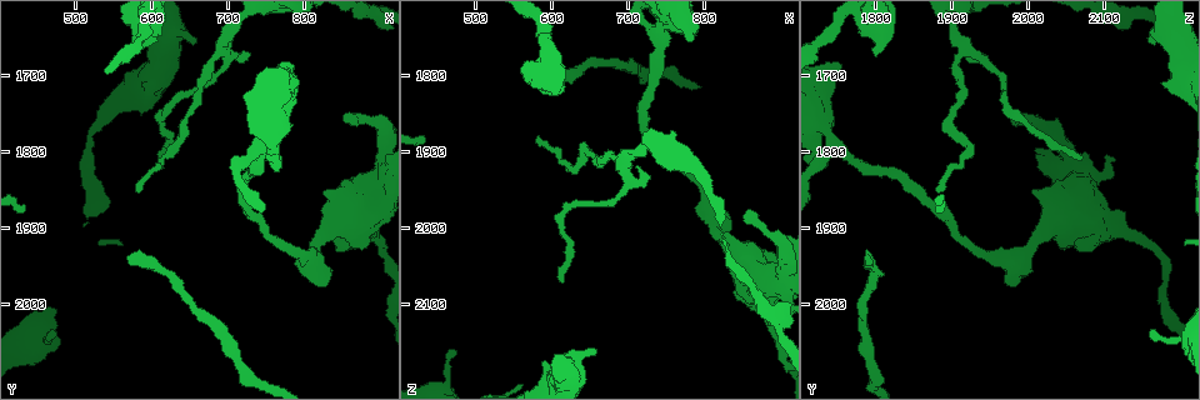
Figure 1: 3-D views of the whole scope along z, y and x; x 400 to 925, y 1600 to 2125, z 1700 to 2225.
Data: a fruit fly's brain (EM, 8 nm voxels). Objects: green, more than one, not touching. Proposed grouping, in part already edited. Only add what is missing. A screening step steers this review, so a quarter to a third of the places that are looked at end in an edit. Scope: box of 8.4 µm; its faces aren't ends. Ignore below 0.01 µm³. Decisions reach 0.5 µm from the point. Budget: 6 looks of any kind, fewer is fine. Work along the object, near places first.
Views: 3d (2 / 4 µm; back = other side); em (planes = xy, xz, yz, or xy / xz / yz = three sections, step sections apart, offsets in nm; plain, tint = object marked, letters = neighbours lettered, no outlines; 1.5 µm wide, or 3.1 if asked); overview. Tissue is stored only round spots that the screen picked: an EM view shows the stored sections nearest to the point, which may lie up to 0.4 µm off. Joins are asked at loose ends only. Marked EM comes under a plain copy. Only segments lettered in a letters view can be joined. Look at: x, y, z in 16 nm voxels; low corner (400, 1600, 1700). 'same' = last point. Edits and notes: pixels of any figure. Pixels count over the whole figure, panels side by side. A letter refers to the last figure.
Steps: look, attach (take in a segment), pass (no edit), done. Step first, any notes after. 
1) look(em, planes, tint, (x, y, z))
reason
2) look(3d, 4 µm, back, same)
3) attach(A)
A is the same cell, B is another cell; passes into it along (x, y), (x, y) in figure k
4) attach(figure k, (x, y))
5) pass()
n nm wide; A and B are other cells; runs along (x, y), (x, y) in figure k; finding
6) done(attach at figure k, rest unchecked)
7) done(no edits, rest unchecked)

look(em, planes, letters, (570, 1935, 1790))
end of a long branch

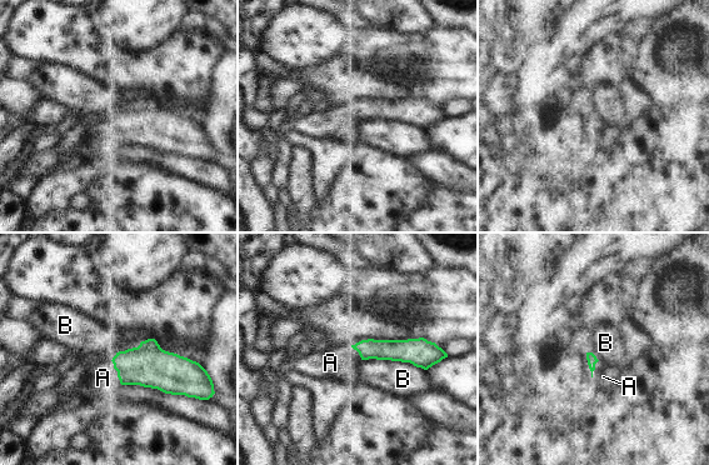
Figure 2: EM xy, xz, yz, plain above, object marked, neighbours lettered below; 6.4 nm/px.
attach(A)
A is the same cell, B is another cell; it goes on there

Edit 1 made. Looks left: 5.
look(3d, 4 µm, (475, 2035, 2160))

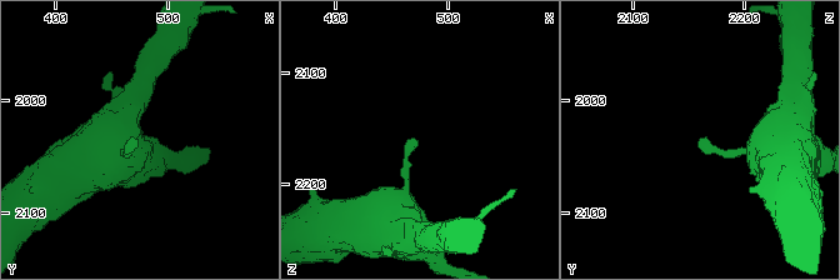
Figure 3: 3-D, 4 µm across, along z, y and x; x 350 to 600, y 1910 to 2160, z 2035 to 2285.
look(em, planes, letters, (472, 2032, 2160))

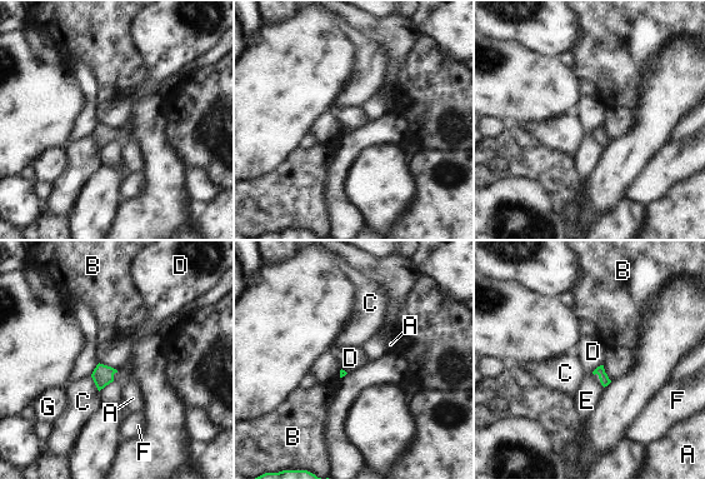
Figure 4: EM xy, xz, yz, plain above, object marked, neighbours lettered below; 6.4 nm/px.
pass()
A, B, C, D, E, F and G are other cells; border along (99, 362), (116, 370) in figure 4; none of them fits

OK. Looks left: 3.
look(3d, 4 µm, (660, 1655, 2160))
branch stops here

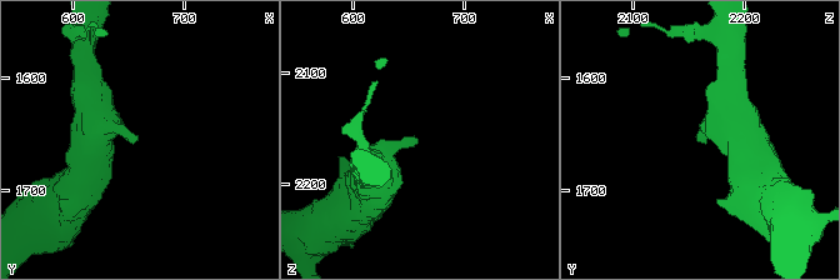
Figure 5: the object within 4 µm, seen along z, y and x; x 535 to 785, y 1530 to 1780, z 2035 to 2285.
look(em, planes, letters, (658, 1652, 2160))
need the tissue

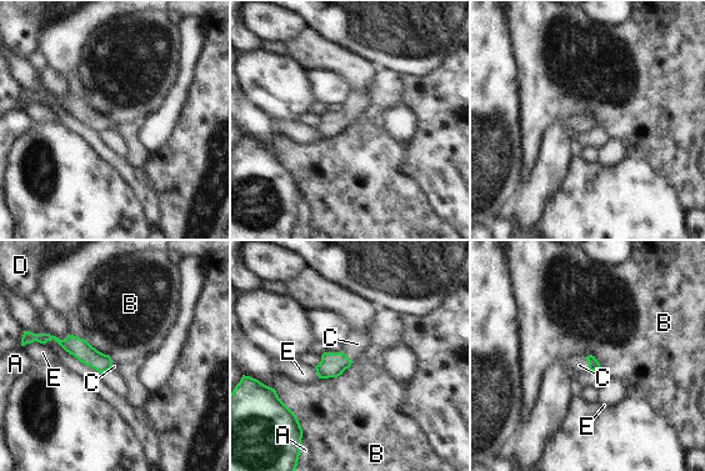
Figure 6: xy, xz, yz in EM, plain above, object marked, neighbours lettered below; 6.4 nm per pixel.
attach(C)
C is the same cell, A, B, D and E are other cells; passes into it along (594, 365), (588, 362), (579, 365) in figure 6; it goes on there

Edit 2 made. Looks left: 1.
done(attach at figure 2, attach at figure 6, rest unchecked)

